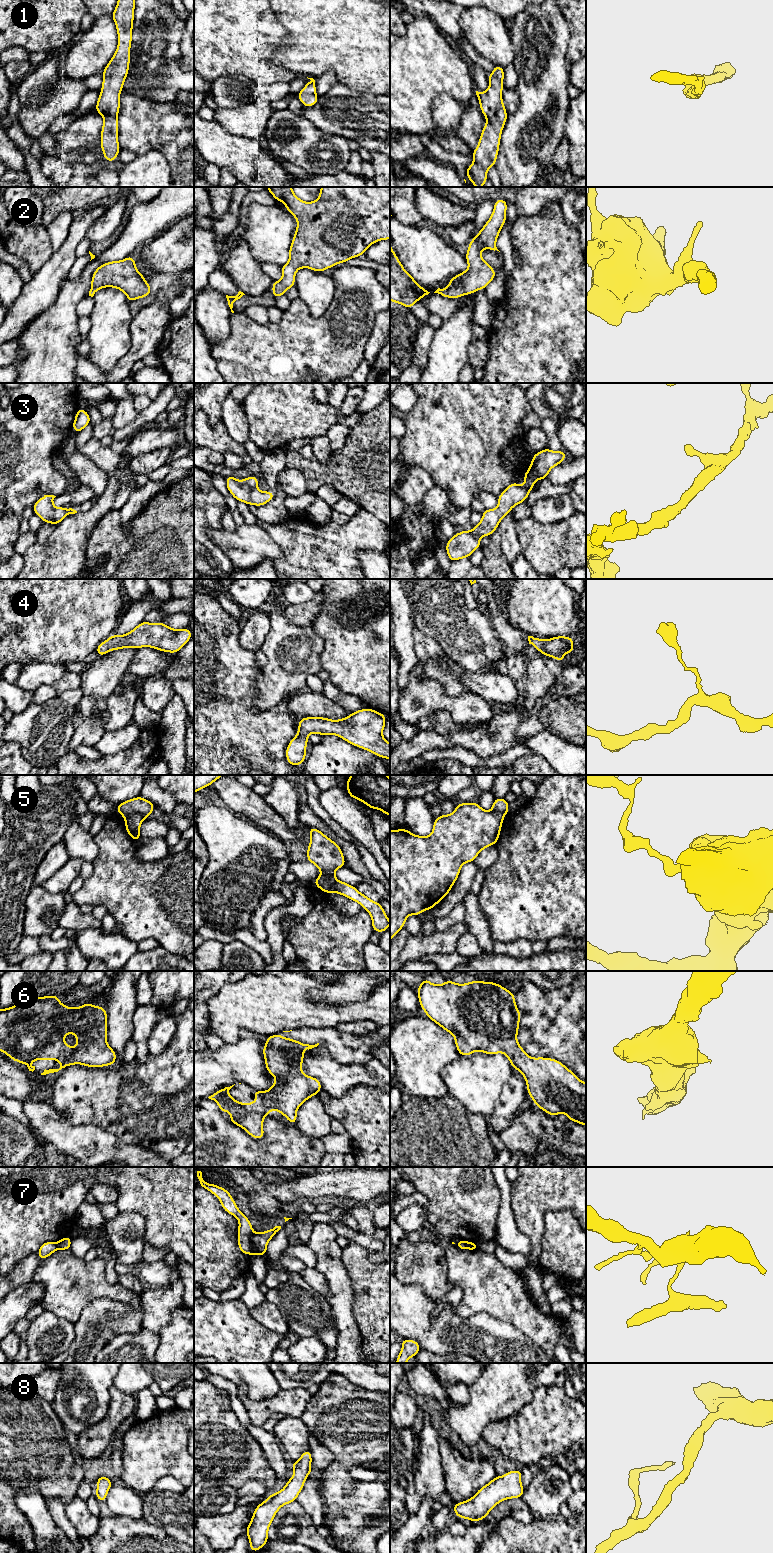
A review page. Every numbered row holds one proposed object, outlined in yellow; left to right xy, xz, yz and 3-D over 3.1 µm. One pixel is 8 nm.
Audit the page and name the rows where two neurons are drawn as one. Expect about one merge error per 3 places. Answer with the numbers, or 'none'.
5, 7

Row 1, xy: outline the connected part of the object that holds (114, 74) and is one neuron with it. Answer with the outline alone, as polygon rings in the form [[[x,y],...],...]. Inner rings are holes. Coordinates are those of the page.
[[[117,0],[111,14],[118,33],[118,45],[115,54],[103,69],[103,82],[95,110],[103,117],[100,145],[103,156],[108,162],[119,155],[118,112],[120,93],[128,75],[130,64],[130,46],[134,21],[135,0]]]

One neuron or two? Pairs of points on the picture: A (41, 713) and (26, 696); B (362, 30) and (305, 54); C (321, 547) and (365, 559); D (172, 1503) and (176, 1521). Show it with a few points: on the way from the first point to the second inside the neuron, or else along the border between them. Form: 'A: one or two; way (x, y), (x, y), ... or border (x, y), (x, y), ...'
A: two; border (32, 702), (22, 711), (14, 714)
B: one; way (348, 30), (332, 30), (319, 43)
C: two; border (379, 551), (360, 551), (358, 560), (361, 568)
D: one; way (172, 1507), (172, 1512), (176, 1517)

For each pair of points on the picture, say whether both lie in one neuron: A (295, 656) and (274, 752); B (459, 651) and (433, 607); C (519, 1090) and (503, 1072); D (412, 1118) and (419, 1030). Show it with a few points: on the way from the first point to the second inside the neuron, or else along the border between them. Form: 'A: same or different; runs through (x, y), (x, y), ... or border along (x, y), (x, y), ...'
A: different; border along (289, 696), (266, 709)
B: same; runs through (459, 640), (459, 633), (444, 618)
C: different; border along (514, 1069), (498, 1099)
D: different; border along (411, 1096), (437, 1099)

